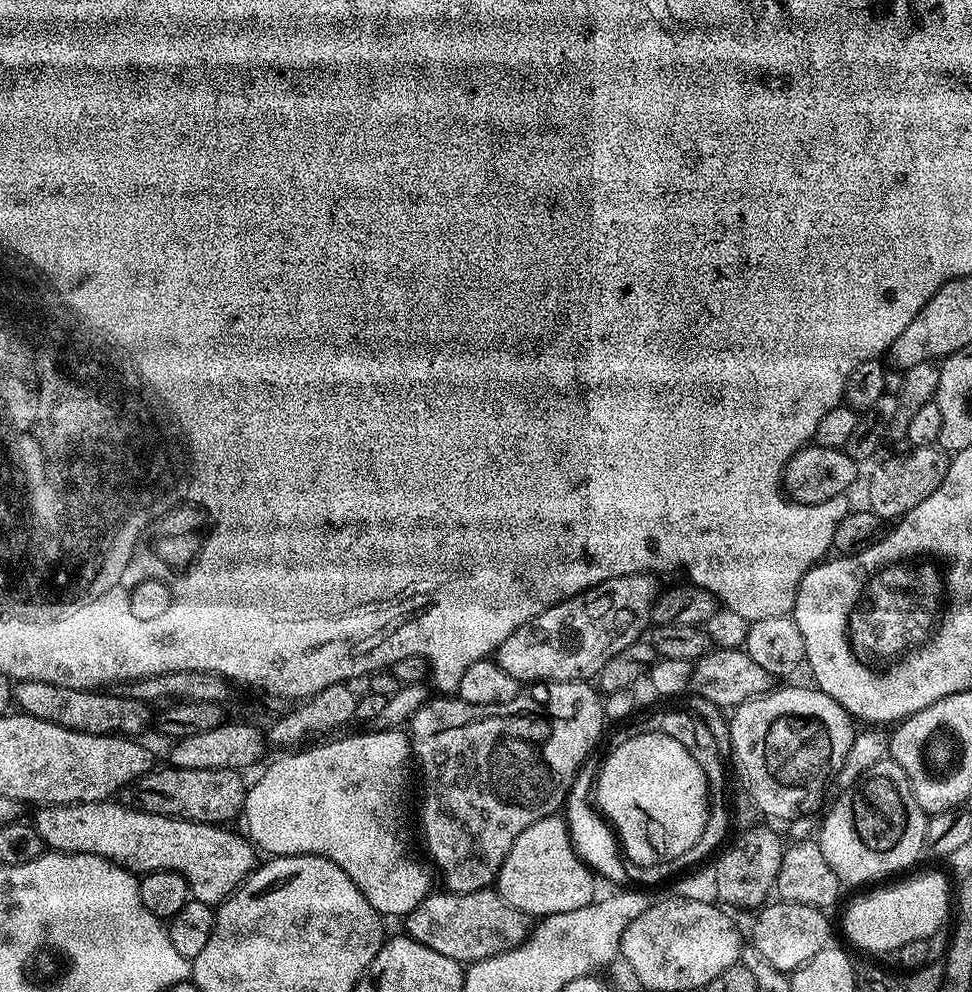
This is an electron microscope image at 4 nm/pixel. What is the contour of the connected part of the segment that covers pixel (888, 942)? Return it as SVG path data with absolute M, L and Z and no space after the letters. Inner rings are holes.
M924 872L921 876L916 876L913 880L904 880L901 884L892 884L889 888L880 888L877 892L868 892L865 896L860 896L848 909L844 912L844 932L848 935L848 940L852 944L857 944L860 948L865 948L868 952L891 952L898 946L902 946L906 942L914 942L914 938L926 938L926 934L934 934L941 931L945 927L944 919L948 916L948 880L940 872Z

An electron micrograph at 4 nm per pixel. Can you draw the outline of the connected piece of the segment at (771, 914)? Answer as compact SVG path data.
M775 903L759 909L760 917L752 928L751 943L777 972L791 974L829 943L828 920L824 917L827 915L821 909L805 904Z

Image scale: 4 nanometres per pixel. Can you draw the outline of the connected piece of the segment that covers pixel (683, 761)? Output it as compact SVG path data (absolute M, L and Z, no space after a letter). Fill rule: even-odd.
M656 732L631 738L630 742L612 748L609 753L604 765L598 768L594 780L594 800L607 820L620 824L628 852L632 852L640 864L652 864L652 860L668 860L668 856L676 856L676 852L684 852L684 848L688 848L688 844L700 836L700 828L704 828L710 815L708 779L702 766L694 762L690 750L686 750L682 742L674 742L674 738Z

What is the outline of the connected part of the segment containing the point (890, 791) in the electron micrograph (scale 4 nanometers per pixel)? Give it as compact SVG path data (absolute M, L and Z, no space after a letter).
M885 758L870 766L866 774L862 774L850 787L839 793L841 796L832 804L824 825L820 828L818 843L830 870L840 879L841 885L868 884L871 880L880 880L891 872L900 872L908 868L926 848L926 830L929 817L923 806L914 798L910 790L910 782L902 770L890 758Z

